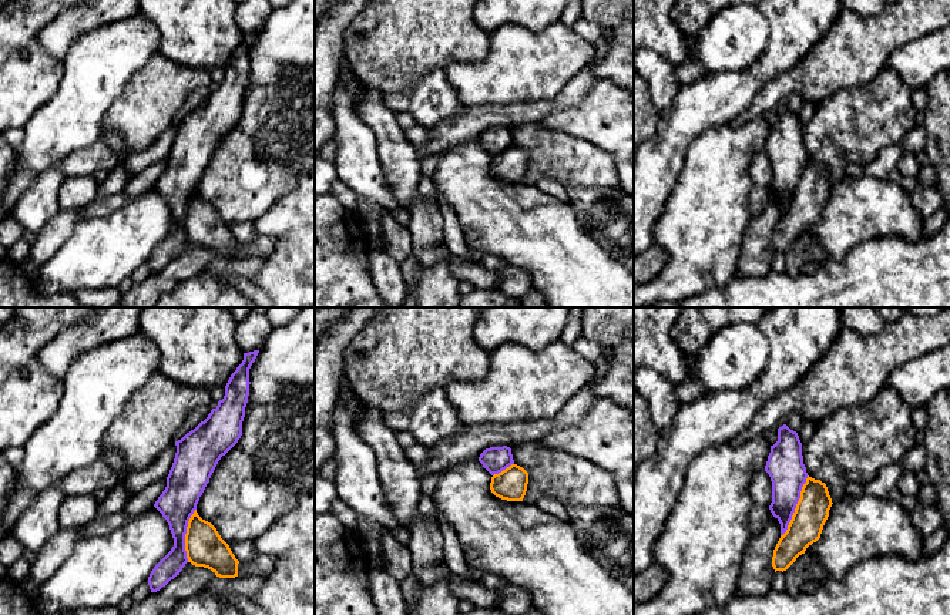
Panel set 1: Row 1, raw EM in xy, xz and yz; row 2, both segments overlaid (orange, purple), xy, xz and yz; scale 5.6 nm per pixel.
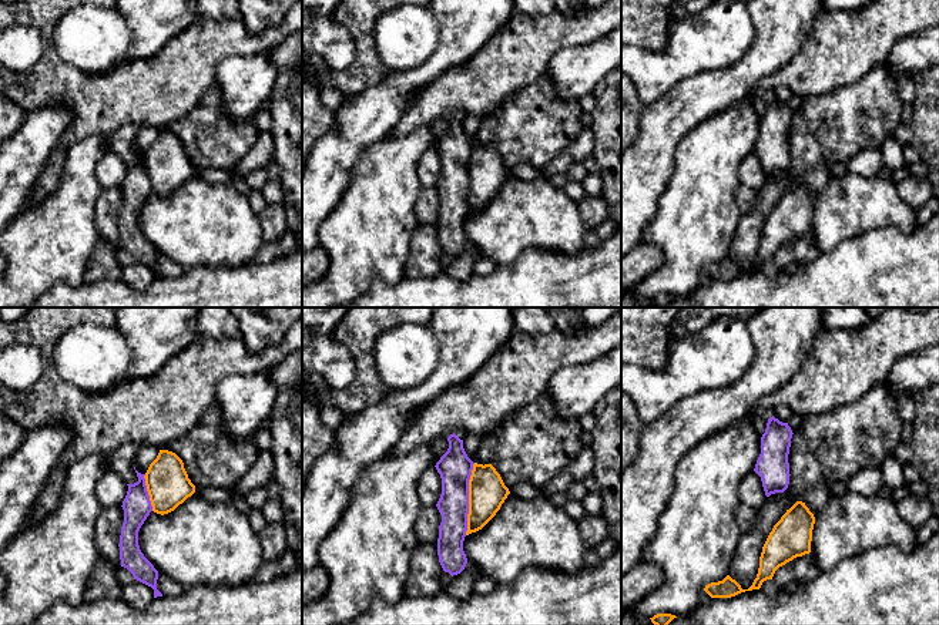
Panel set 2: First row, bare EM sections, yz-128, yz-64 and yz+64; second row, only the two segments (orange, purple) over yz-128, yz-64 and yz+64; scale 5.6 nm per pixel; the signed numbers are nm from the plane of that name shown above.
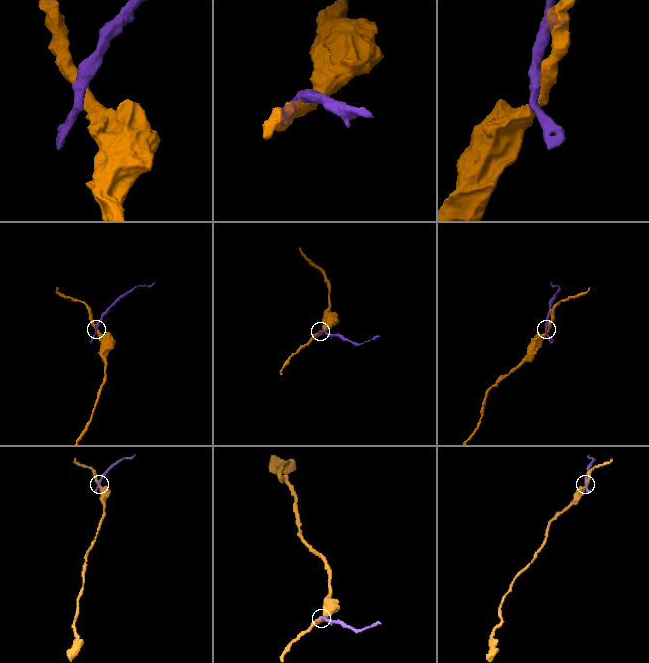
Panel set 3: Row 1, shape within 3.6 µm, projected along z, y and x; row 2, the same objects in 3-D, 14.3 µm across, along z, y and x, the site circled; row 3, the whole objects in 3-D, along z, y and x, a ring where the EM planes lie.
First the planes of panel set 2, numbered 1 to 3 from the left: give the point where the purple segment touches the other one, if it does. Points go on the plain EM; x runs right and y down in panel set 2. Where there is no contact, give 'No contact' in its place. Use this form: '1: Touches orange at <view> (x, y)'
1: Touches orange at yz-128 (148, 174)
2: Touches orange at yz-64 (469, 180)
3: No contact

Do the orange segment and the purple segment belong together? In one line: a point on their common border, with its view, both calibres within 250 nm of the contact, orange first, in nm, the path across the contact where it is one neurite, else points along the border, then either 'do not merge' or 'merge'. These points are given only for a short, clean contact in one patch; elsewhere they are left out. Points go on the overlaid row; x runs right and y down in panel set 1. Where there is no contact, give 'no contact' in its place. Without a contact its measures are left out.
contact yz (796, 506); calibres 190 and 220 nm; do not merge

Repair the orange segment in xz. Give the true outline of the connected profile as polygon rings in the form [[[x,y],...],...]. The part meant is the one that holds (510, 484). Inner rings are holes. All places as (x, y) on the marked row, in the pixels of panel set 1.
[[[511,464],[506,470],[491,477],[491,493],[507,501],[523,501],[528,484],[528,473],[517,466]]]

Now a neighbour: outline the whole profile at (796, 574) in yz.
[[[802,554],[786,571],[783,571],[783,577],[786,592],[795,596],[803,591],[803,584],[806,581],[825,581],[826,572],[815,558],[808,554]]]

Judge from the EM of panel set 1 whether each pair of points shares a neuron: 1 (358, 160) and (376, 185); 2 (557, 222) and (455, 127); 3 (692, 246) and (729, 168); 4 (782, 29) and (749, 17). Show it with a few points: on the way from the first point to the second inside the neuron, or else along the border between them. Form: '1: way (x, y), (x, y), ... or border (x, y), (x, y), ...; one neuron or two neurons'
1: way (359, 165), (371, 180); one neuron
2: border (477, 140), (455, 144), (443, 153); two neurons
3: way (702, 227), (714, 188); one neuron
4: border (764, 14), (768, 22), (768, 43), (759, 56); two neurons

